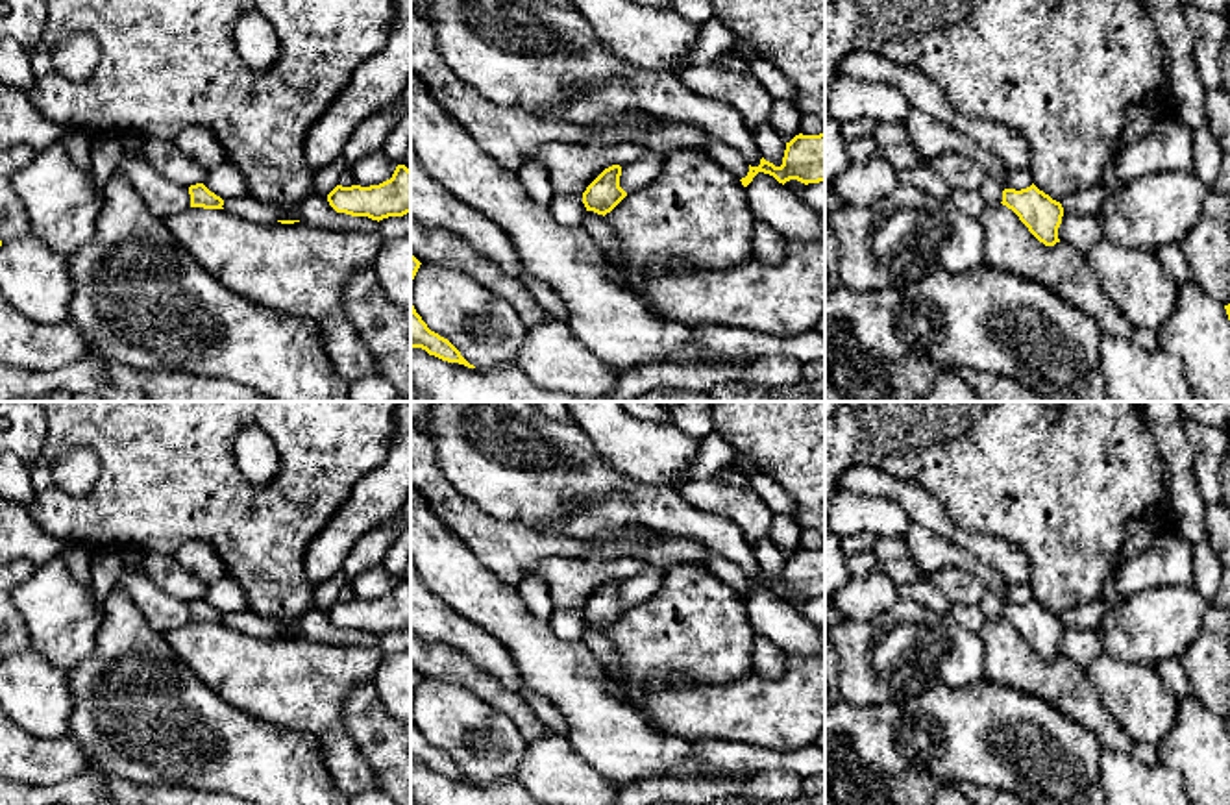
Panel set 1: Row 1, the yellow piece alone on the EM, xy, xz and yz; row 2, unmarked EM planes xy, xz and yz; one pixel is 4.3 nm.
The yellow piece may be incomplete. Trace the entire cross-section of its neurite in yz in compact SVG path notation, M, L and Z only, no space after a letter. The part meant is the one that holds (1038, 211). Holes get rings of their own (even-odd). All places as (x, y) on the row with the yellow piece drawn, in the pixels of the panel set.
M1034 183L1027 189L1004 189L1002 205L1012 209L1028 231L1045 246L1060 242L1058 228L1062 224L1064 207Z

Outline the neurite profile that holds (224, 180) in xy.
M228 159L207 170L203 185L222 200L248 192L244 176Z

